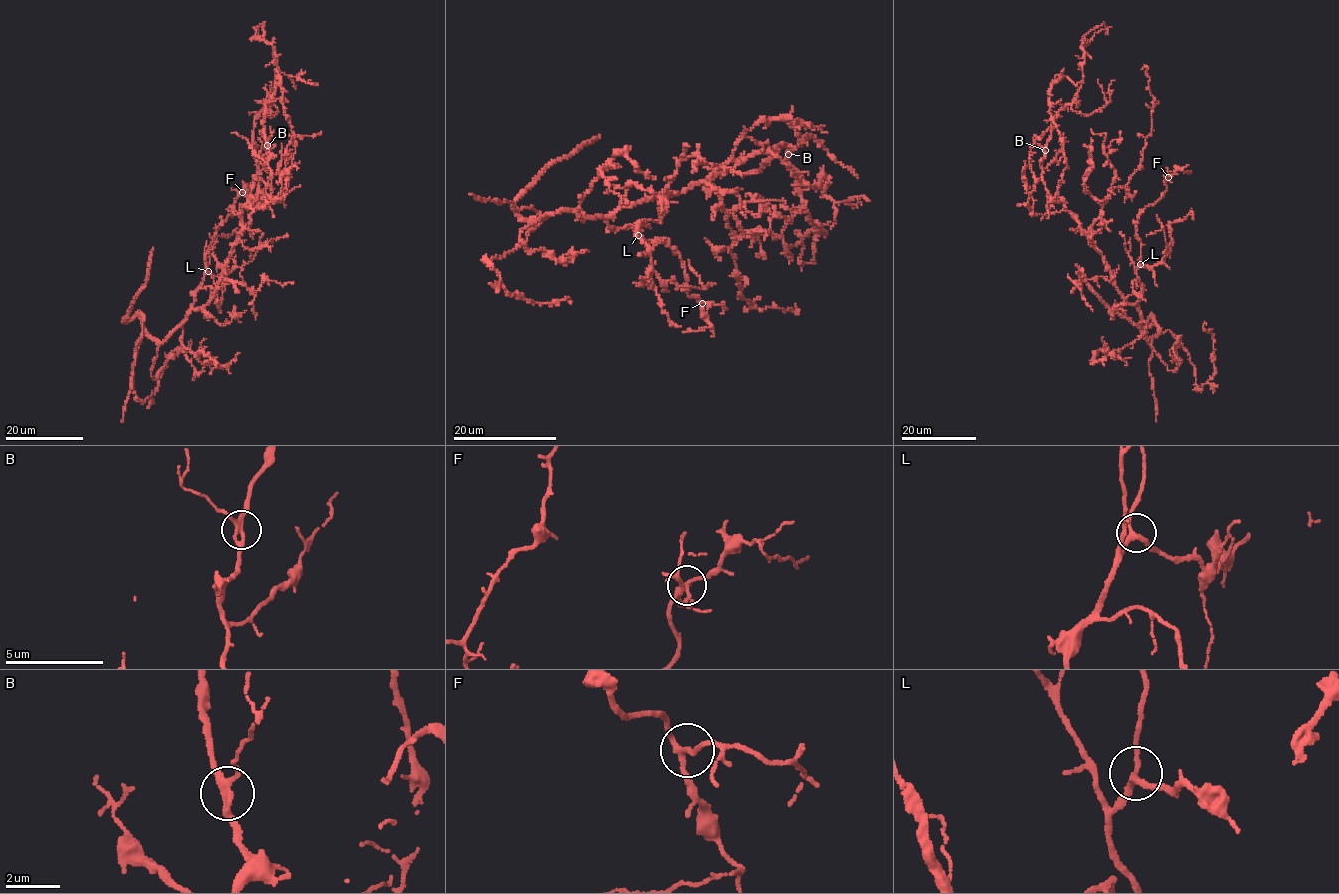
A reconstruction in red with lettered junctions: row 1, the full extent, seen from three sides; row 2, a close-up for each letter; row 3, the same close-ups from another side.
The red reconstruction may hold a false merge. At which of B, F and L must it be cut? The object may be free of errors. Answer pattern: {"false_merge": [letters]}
{"false_merge": []}

